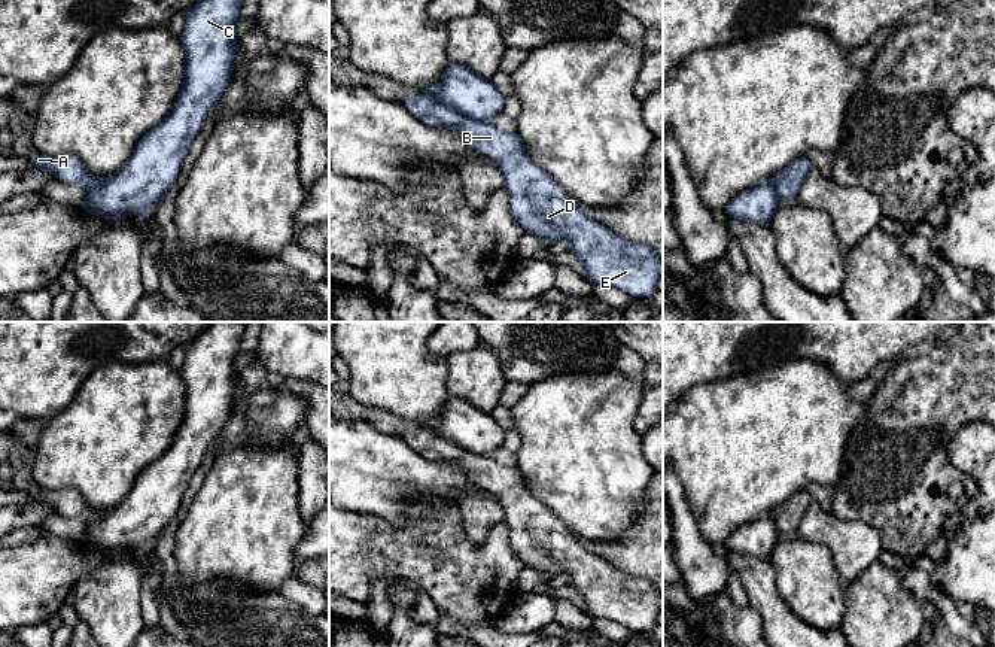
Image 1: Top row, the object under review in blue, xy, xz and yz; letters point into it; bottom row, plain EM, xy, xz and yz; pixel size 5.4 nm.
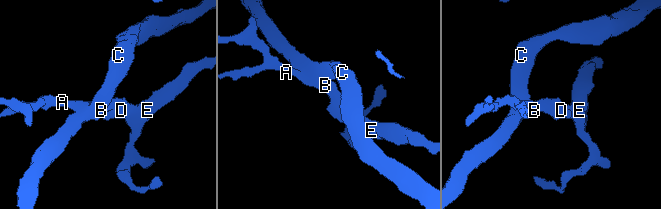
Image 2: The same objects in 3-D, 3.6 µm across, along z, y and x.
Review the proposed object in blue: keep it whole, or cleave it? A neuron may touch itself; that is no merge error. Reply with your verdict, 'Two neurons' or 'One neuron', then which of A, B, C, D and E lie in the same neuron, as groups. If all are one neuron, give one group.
Two neurons. Groups: A B D E / C

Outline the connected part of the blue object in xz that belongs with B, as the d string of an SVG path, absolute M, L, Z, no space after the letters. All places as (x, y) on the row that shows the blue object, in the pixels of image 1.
M423 92L404 98L402 104L429 127L454 128L486 158L493 160L503 174L503 188L509 195L509 210L518 225L550 246L568 240L573 253L585 267L585 279L593 285L608 285L636 298L646 298L658 291L663 261L652 247L614 234L602 224L588 218L573 198L539 165L524 149L518 131L503 133L484 121L472 119Z

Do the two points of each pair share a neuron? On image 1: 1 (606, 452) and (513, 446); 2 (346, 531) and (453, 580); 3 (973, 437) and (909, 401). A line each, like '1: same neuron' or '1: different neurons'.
1: different neurons
2: same neuron
3: different neurons

